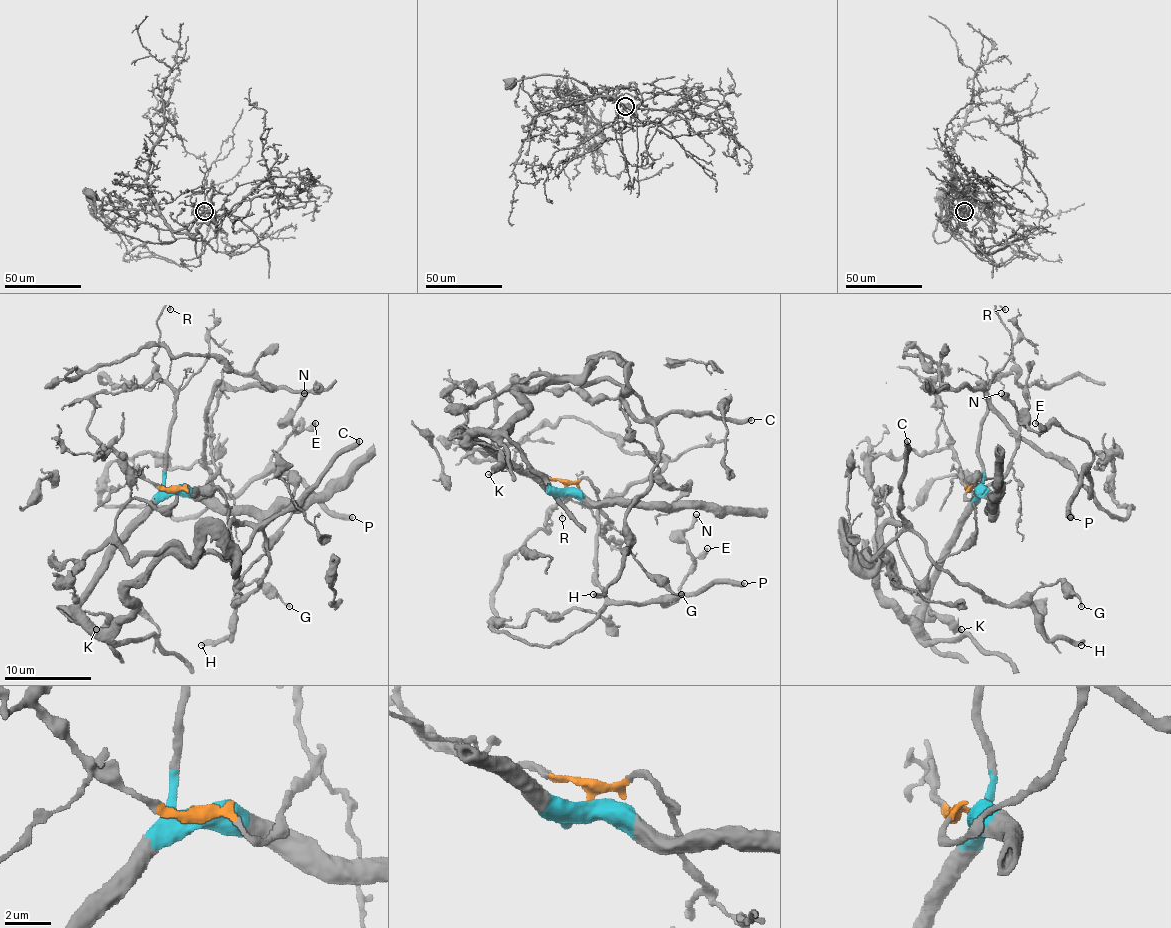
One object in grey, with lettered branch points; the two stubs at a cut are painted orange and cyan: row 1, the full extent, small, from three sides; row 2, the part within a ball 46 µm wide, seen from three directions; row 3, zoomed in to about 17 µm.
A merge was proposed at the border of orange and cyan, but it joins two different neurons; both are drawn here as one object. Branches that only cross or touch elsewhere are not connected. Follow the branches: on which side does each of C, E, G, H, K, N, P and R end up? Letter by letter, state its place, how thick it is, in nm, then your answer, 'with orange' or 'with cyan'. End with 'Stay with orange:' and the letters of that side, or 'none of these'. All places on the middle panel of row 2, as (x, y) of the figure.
C: place (751, 420); calibre 440 nm; with cyan
E: place (707, 548); calibre 360 nm; with orange
G: place (681, 594); calibre 150 nm; with cyan
H: place (593, 594); calibre 340 nm; with cyan
K: place (488, 474); calibre 340 nm; with cyan
N: place (696, 514); calibre 550 nm; with orange
P: place (744, 583); calibre 440 nm; with orange
R: place (562, 518); calibre 150 nm; with cyan
Stay with orange: E, N, P

